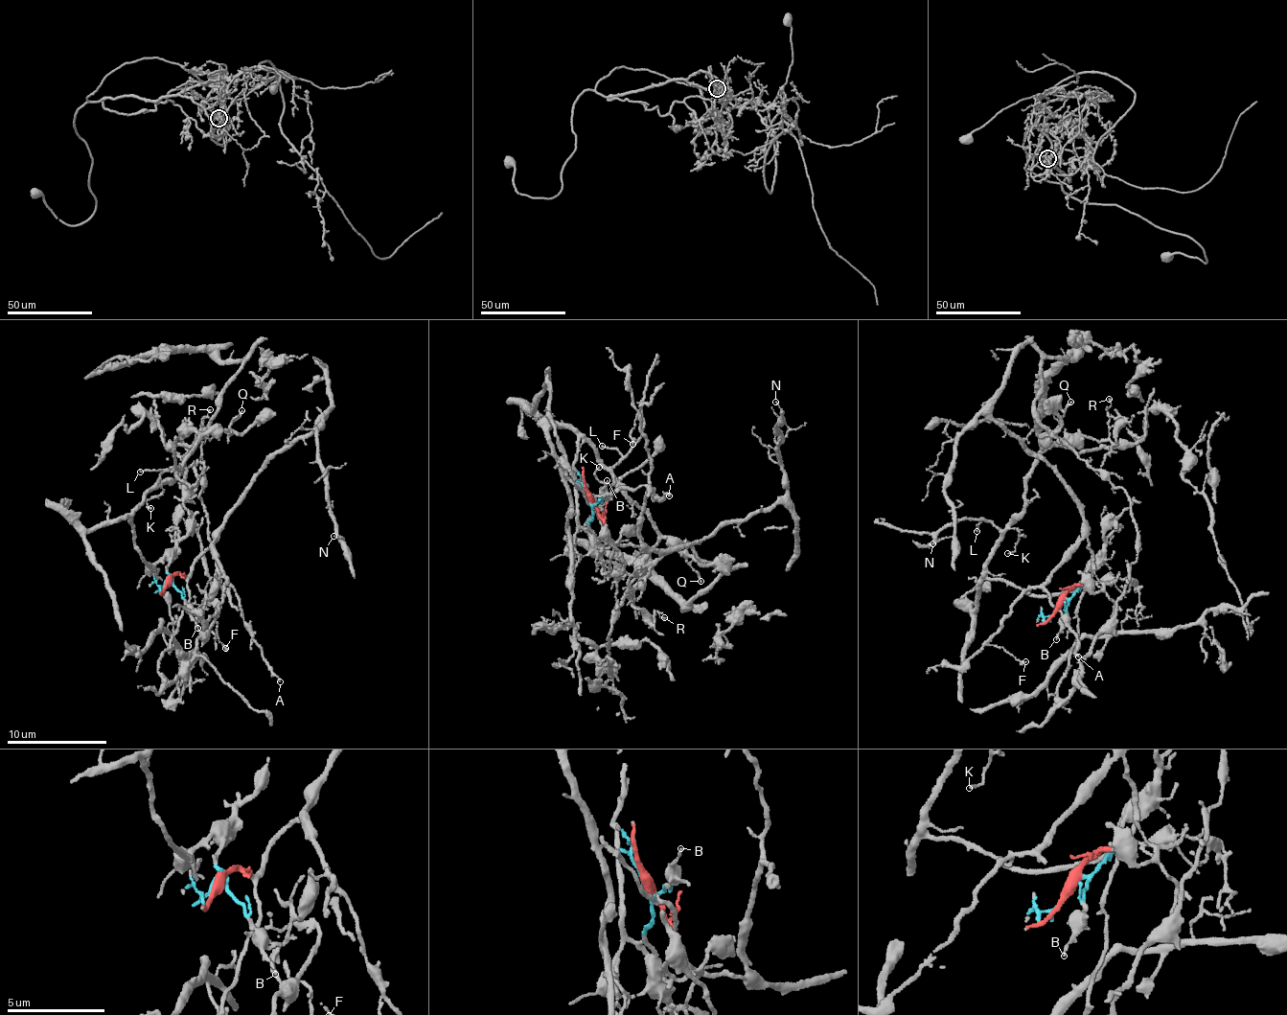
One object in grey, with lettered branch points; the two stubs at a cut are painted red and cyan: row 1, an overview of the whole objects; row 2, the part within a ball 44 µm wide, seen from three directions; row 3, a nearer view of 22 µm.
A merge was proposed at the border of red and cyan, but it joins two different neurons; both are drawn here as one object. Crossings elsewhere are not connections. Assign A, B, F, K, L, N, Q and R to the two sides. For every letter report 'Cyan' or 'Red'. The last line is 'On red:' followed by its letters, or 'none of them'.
A: Red
B: Cyan
F: Red
K: Cyan
L: Cyan
N: Red
Q: Cyan
R: Cyan
On red: A, F, N

